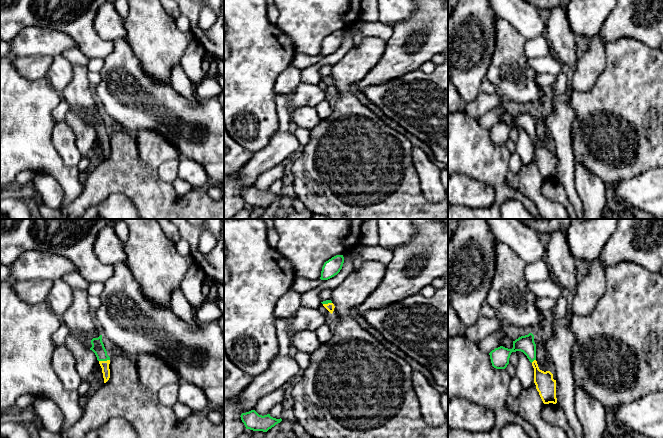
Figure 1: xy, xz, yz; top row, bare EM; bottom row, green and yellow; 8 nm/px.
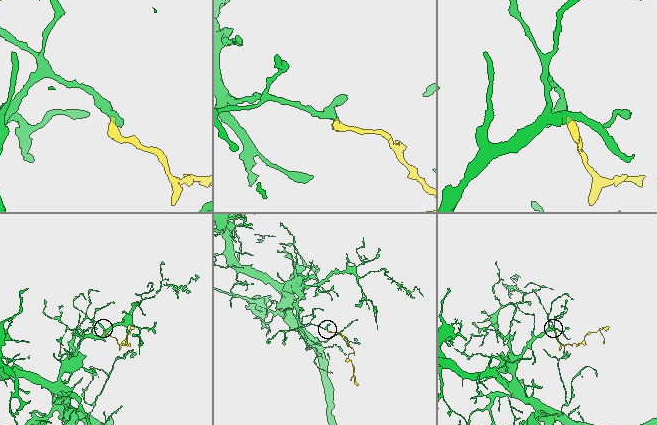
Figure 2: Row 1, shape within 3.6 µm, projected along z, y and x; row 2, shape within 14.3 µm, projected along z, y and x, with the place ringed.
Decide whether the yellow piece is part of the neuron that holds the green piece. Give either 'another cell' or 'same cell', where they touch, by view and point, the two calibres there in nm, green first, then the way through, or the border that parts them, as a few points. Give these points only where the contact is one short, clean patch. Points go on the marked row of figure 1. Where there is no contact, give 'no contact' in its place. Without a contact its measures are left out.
same cell | xy (104, 360) | 100/70 nm | across xy (98, 348), (104, 360), (104, 365)

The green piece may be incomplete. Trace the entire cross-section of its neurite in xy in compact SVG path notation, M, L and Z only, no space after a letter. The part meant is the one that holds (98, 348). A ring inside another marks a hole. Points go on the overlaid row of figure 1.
M100 335L98 338L93 338L91 340L91 344L92 347L90 350L95 353L97 360L99 361L99 364L102 368L104 383L106 383L110 378L110 357L107 355L107 351L102 342L102 335Z

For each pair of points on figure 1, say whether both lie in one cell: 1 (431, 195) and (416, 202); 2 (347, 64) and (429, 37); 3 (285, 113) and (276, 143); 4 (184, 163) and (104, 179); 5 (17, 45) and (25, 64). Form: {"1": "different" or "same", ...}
{"1": "different", "2": "different", "3": "different", "4": "different", "5": "different"}

